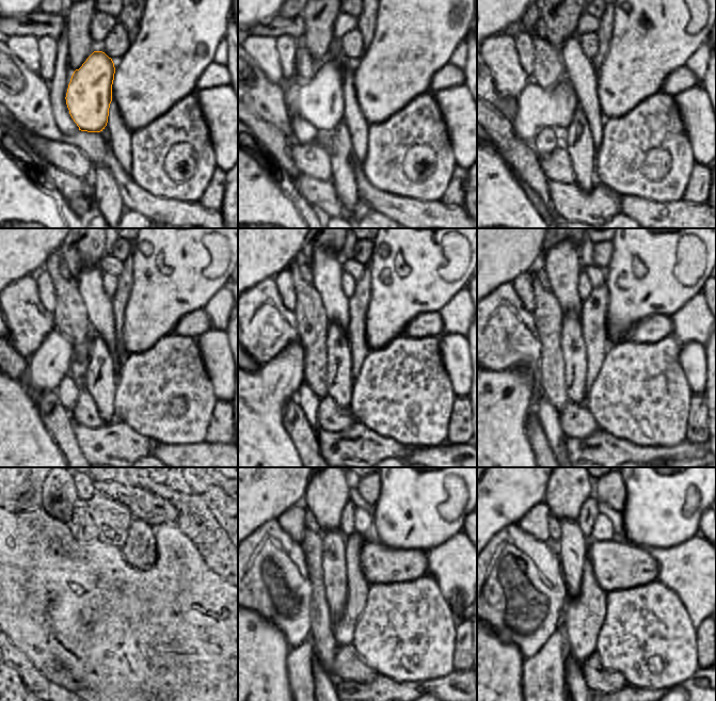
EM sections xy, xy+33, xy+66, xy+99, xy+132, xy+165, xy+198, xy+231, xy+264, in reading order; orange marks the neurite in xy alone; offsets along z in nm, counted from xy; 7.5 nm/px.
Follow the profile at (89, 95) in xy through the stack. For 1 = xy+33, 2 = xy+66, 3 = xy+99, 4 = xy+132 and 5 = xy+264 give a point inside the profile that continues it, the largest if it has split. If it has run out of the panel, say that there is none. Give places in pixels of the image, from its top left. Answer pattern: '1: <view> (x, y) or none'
1: xy+33 (321, 101)
2: xy+66 (537, 108)
3: xy+99 (51, 364)
4: xy+132 (259, 445)
5: xy+264 (498, 670)

